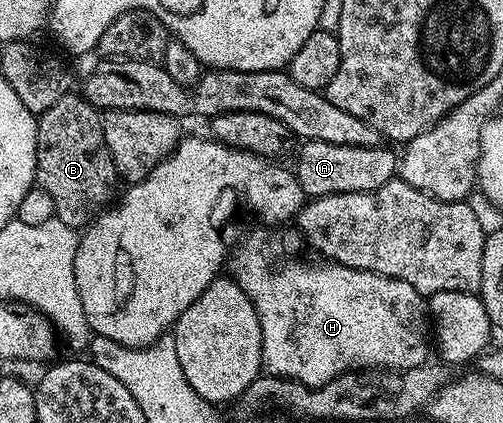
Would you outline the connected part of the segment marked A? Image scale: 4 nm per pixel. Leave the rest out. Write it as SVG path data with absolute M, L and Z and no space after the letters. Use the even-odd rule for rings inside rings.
M309 140L302 147L293 175L307 198L377 190L377 186L385 186L397 172L396 153L391 153L386 146L337 146L333 142Z

